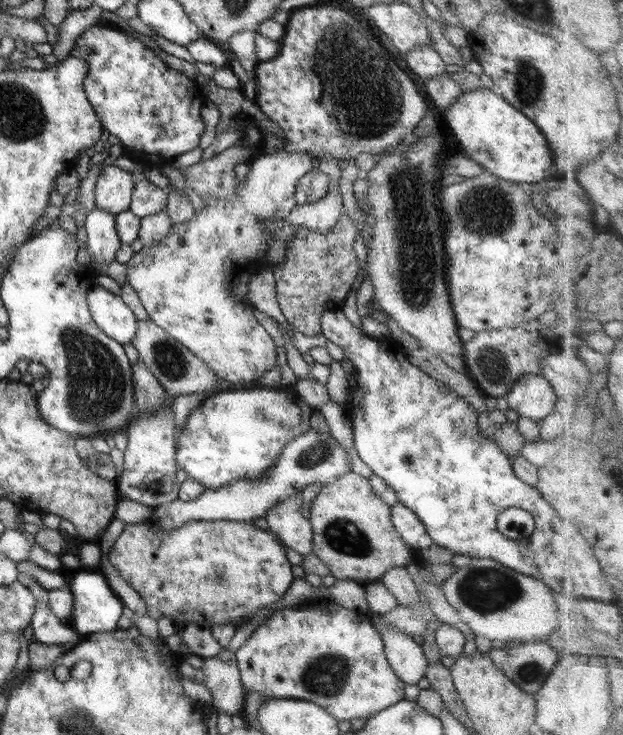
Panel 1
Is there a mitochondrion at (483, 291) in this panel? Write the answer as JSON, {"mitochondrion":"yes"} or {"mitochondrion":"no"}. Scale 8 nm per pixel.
{"mitochondrion":"no"}

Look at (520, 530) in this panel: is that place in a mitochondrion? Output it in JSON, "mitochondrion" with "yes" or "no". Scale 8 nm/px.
{"mitochondrion":"no"}

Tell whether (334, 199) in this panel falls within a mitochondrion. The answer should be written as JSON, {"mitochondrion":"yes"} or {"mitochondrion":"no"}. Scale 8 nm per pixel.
{"mitochondrion":"no"}

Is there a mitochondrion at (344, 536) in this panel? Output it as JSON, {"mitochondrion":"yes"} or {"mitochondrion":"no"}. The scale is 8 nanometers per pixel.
{"mitochondrion":"yes"}

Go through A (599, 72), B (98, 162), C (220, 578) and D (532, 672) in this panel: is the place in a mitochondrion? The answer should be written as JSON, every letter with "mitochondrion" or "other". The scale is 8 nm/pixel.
{"A":"other","B":"other","C":"mitochondrion","D":"mitochondrion"}

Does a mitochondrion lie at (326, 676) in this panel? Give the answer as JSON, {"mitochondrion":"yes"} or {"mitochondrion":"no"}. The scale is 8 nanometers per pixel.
{"mitochondrion":"yes"}

